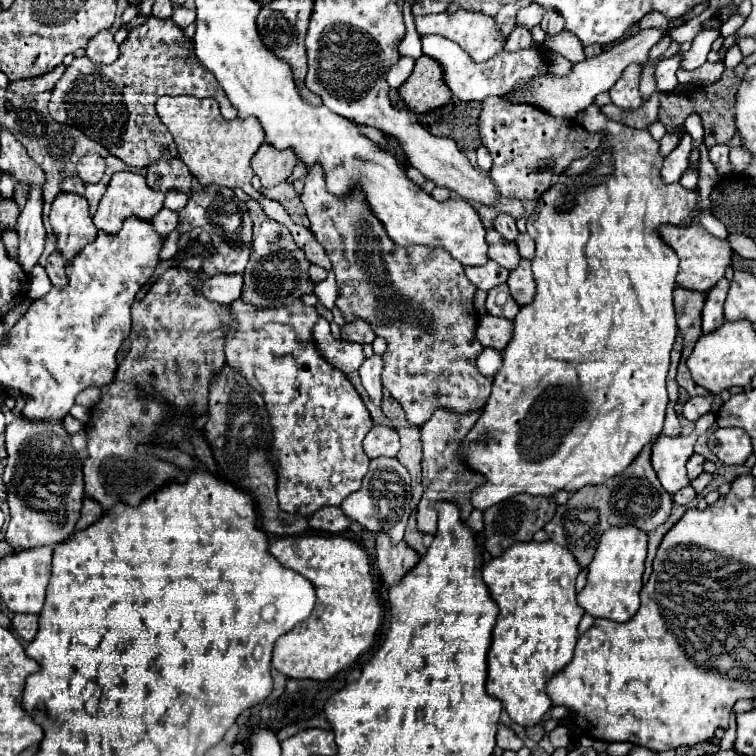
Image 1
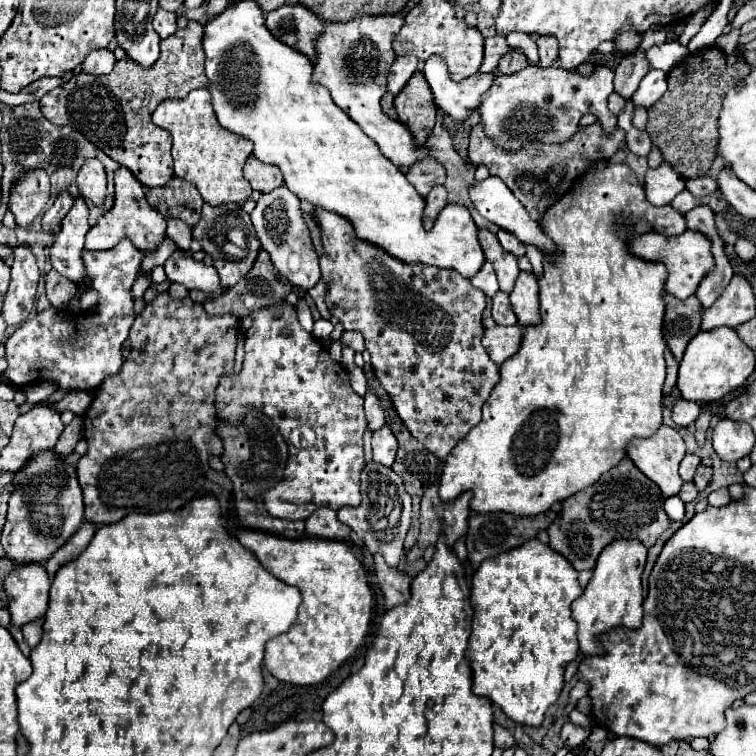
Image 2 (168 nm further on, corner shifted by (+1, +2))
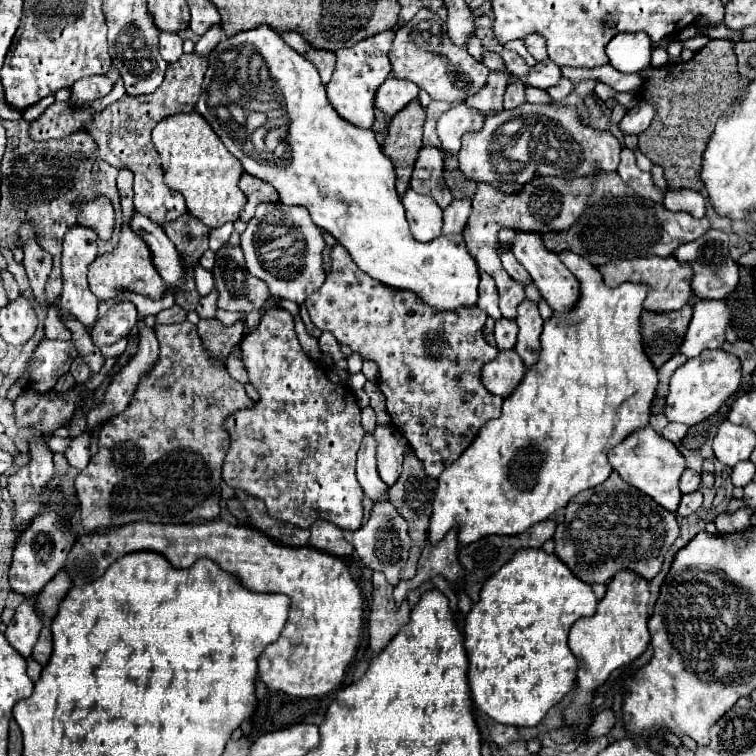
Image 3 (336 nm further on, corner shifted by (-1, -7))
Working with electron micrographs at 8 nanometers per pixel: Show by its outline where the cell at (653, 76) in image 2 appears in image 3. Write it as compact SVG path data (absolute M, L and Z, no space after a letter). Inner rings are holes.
M639 101L631 111L625 113L625 117L619 123L619 129L623 135L639 135L649 127L653 115L655 115L655 107L651 103Z

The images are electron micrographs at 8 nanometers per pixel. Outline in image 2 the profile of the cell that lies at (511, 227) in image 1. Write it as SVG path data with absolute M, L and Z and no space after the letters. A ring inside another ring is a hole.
M499 230L499 232L497 232L497 238L499 238L501 246L503 246L507 252L511 252L511 254L515 254L515 256L523 256L523 254L525 254L523 242L519 242L513 234L507 234L507 230Z

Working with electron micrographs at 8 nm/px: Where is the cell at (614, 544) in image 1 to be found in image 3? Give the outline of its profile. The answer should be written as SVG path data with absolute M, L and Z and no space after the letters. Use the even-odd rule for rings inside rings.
M619 571L615 579L607 585L607 595L597 605L597 613L593 617L585 617L575 621L569 631L569 647L579 661L577 671L577 695L573 703L567 703L563 709L563 727L573 727L573 741L579 745L589 743L589 727L593 723L591 703L597 687L601 687L607 677L631 661L639 659L649 643L649 629L647 629L647 603L649 603L649 587L647 581L631 571Z

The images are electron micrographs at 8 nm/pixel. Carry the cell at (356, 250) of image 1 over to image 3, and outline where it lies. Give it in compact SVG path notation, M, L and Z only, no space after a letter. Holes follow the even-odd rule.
M335 245L333 247L333 253L331 253L331 273L327 275L325 283L321 285L319 291L315 291L313 295L309 295L309 299L305 299L303 303L311 315L311 321L317 329L321 331L329 331L333 333L333 337L343 343L343 345L349 345L355 353L359 353L363 359L369 359L369 361L375 361L377 367L379 367L379 389L381 393L385 395L385 401L387 401L387 413L391 415L391 421L393 425L399 429L399 433L409 441L411 449L413 449L413 455L423 463L425 467L425 473L429 477L439 477L443 473L443 469L447 465L451 465L453 461L457 461L457 457L473 443L473 439L477 437L479 429L489 421L489 419L495 419L501 415L501 405L503 405L503 399L489 393L483 383L481 383L481 367L489 361L493 361L497 357L497 349L491 347L485 339L483 339L483 325L485 325L485 319L487 315L479 309L479 307L465 307L465 309L459 309L459 311L451 311L451 313L437 313L435 309L429 309L427 305L423 305L415 295L411 295L409 291L395 291L391 287L385 287L381 283L377 283L375 279L371 279L369 275L365 275L355 263L353 259L349 257L349 253L341 247L341 245Z

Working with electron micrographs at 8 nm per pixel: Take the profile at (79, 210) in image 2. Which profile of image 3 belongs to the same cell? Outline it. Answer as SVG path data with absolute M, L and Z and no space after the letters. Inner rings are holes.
M75 225L69 227L65 241L63 241L63 293L59 299L59 311L61 315L69 315L75 317L77 321L81 321L85 327L95 325L97 321L97 297L93 297L93 293L89 291L87 285L87 267L89 263L93 263L93 259L97 257L97 235L95 231L89 231L87 227Z

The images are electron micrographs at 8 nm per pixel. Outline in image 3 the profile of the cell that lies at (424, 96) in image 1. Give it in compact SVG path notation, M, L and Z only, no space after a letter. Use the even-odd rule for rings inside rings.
M419 101L409 103L405 111L399 111L389 125L387 137L381 145L383 153L391 159L397 175L397 193L399 199L405 195L411 179L411 171L417 159L417 153L423 145L421 135L423 135L423 123L425 123L425 111L419 105Z

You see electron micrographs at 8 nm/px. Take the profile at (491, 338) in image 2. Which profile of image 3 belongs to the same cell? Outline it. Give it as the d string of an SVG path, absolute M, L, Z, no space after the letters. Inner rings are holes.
M499 351L497 359L487 363L481 371L483 385L493 393L507 399L525 375L525 365L515 351Z

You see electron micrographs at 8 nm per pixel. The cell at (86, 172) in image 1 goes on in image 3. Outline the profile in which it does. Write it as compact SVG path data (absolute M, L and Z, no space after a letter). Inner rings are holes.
M101 195L95 201L85 203L79 209L77 223L81 227L93 229L101 241L109 241L111 239L111 233L115 229L115 213L113 213L111 201Z

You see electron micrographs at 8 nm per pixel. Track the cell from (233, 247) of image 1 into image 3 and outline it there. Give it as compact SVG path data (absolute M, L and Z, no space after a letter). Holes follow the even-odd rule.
M223 245L217 251L213 277L219 289L219 309L251 313L261 309L271 295L265 283L249 275L241 247Z

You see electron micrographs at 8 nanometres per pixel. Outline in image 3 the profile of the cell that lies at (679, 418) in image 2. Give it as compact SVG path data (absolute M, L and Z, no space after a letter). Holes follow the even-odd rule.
M669 423L669 425L661 431L661 437L669 439L671 443L679 443L679 441L685 437L687 429L689 429L689 427L683 425L683 423Z

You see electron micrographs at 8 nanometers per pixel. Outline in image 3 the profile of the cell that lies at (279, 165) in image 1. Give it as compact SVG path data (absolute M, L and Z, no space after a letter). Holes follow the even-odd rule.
M243 173L241 175L241 179L239 179L239 189L245 193L245 197L247 197L247 205L245 205L245 209L249 207L257 207L259 203L277 203L279 201L279 195L277 195L277 191L269 185L269 183L265 183L265 181L261 181L261 179L257 179L257 177L253 177L253 175L247 175L247 173Z

